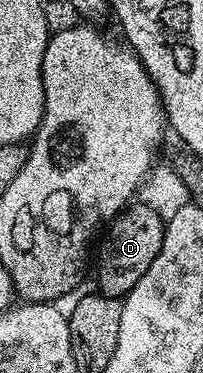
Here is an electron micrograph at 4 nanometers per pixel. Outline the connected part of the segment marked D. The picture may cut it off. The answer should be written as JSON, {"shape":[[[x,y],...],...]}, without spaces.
{"shape":[[[133,202],[117,213],[108,225],[109,233],[101,244],[101,253],[97,256],[96,287],[100,295],[124,298],[127,293],[147,274],[147,266],[155,262],[159,250],[163,246],[166,221],[155,214],[146,204]]]}

